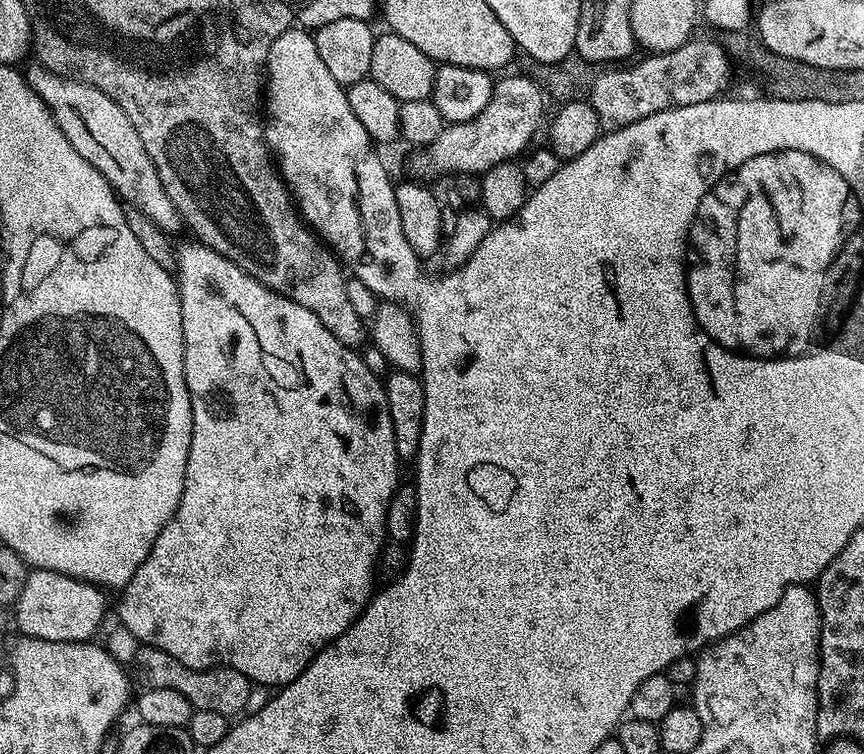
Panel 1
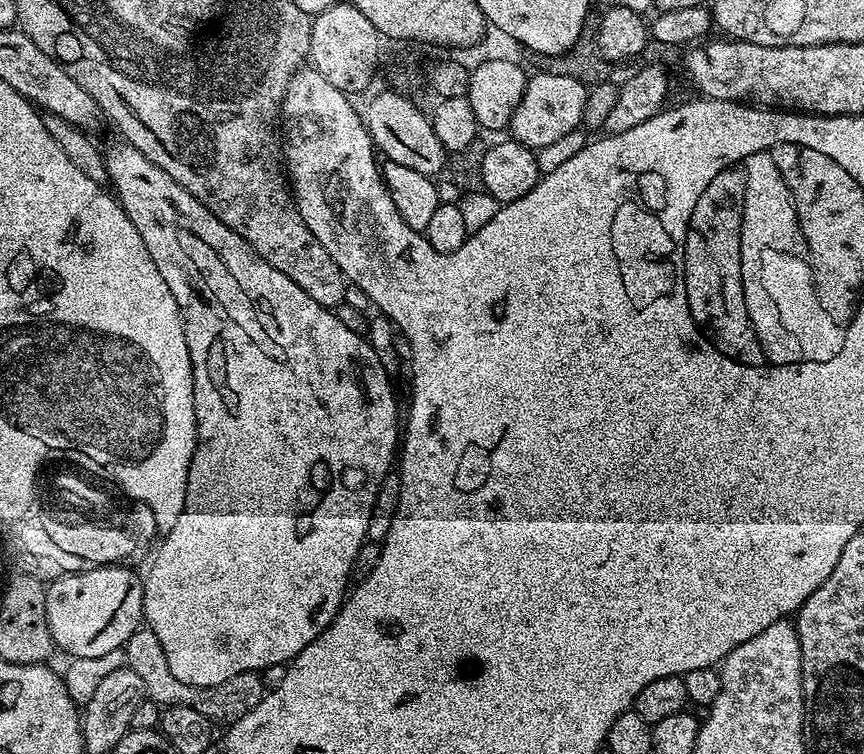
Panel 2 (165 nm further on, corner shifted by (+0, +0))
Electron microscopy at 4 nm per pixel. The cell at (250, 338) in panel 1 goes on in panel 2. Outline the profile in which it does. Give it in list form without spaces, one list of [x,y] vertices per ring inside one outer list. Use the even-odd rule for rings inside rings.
[[[119,143],[107,149],[104,157],[110,188],[120,201],[126,218],[134,222],[134,230],[142,234],[142,242],[146,242],[146,250],[150,250],[150,258],[154,258],[154,266],[158,266],[158,274],[162,274],[162,282],[166,282],[166,286],[170,286],[170,294],[174,294],[192,363],[196,415],[196,449],[188,471],[186,502],[182,514],[178,514],[178,522],[163,533],[159,541],[160,549],[148,568],[148,576],[143,577],[143,623],[152,631],[154,638],[162,642],[162,650],[166,653],[166,662],[174,678],[190,686],[209,688],[234,678],[234,674],[261,673],[268,666],[287,665],[330,626],[349,591],[348,580],[352,576],[354,558],[358,558],[358,550],[368,540],[374,498],[386,474],[394,468],[394,457],[398,452],[396,396],[388,381],[391,380],[390,373],[384,369],[378,354],[363,335],[344,326],[332,310],[314,302],[314,298],[310,298],[302,286],[290,282],[282,270],[274,270],[274,266],[270,266],[270,262],[259,256],[242,237],[234,234],[234,230],[218,222],[218,218],[214,218],[214,214],[210,214],[210,210],[206,210],[194,194],[178,186],[170,174],[154,166],[146,154],[132,144]]]

